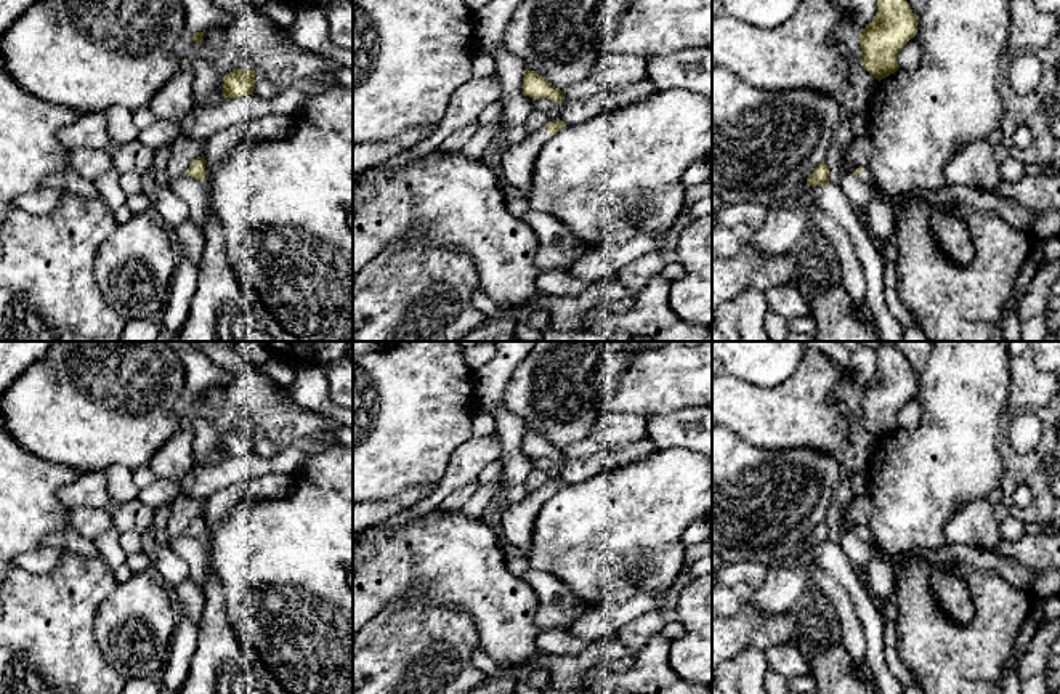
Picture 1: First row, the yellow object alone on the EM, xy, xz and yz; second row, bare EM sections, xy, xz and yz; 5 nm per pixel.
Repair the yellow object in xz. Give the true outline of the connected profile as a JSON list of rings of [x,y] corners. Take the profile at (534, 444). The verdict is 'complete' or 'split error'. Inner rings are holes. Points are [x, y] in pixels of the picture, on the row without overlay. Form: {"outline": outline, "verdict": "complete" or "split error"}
{"outline": [[[524,430],[523,436],[523,452],[529,457],[542,458],[547,457],[553,462],[563,462],[563,450],[555,447],[545,436],[539,434],[534,430]]], "verdict": "complete"}

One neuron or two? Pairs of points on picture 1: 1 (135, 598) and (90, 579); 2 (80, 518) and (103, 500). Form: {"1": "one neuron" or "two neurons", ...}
{"1": "two neurons", "2": "two neurons"}

